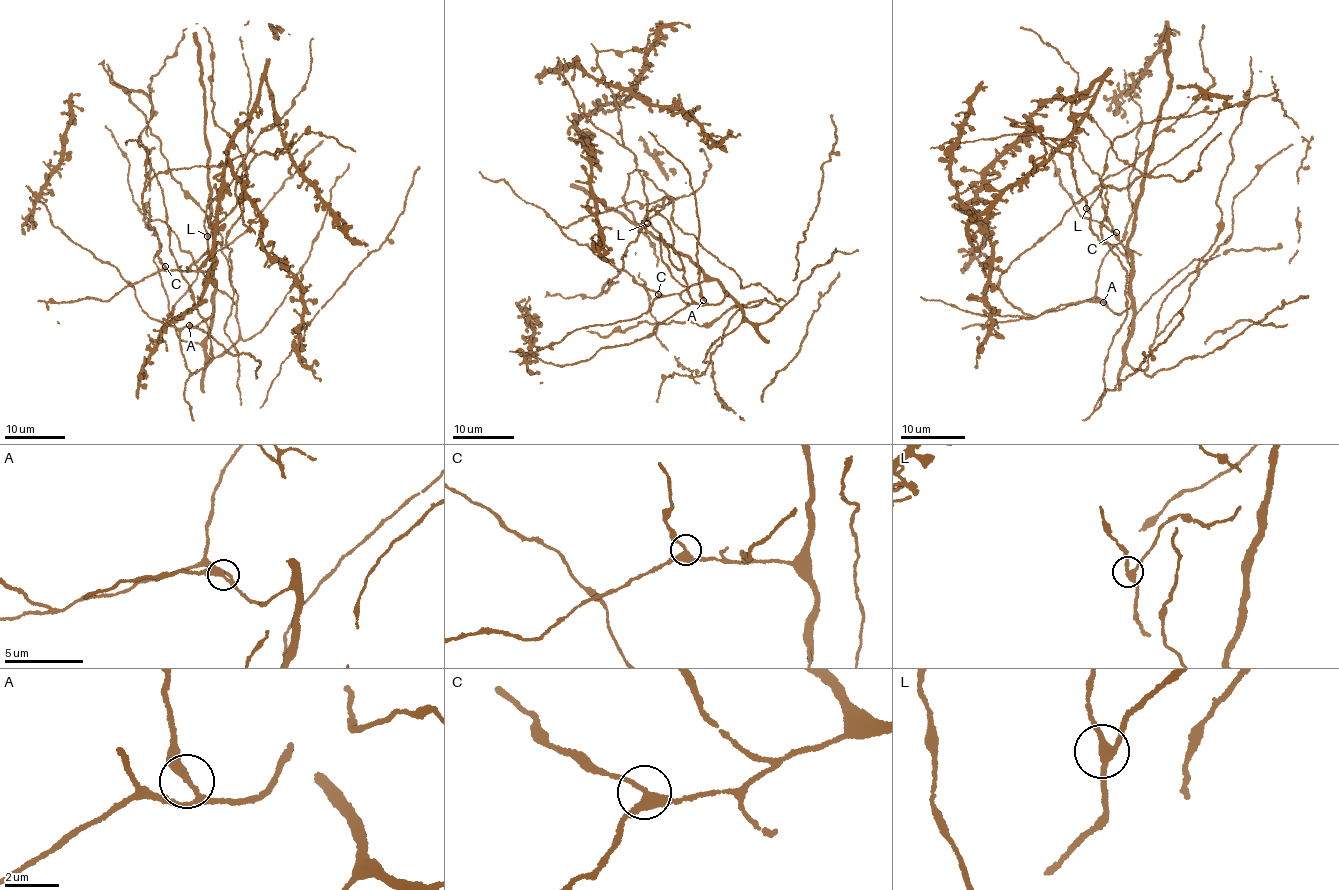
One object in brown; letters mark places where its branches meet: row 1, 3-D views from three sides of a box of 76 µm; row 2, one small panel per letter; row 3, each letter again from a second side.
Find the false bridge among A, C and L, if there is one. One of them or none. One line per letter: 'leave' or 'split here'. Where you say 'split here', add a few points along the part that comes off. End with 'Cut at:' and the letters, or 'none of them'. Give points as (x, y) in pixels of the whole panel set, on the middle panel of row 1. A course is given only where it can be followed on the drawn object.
A: leave
C: leave
L: leave
Cut at: none of them

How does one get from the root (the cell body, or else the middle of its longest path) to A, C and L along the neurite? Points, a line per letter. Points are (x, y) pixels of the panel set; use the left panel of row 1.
A: (209, 203), (214, 237), (214, 303), (212, 313), (205, 320), (193, 327), (189, 325)
C: (209, 203), (214, 237), (211, 267), (196, 272), (170, 271), (165, 266)
L: (209, 203), (214, 263), (205, 270), (192, 271), (186, 268), (191, 268), (190, 264), (207, 252), (207, 236)

